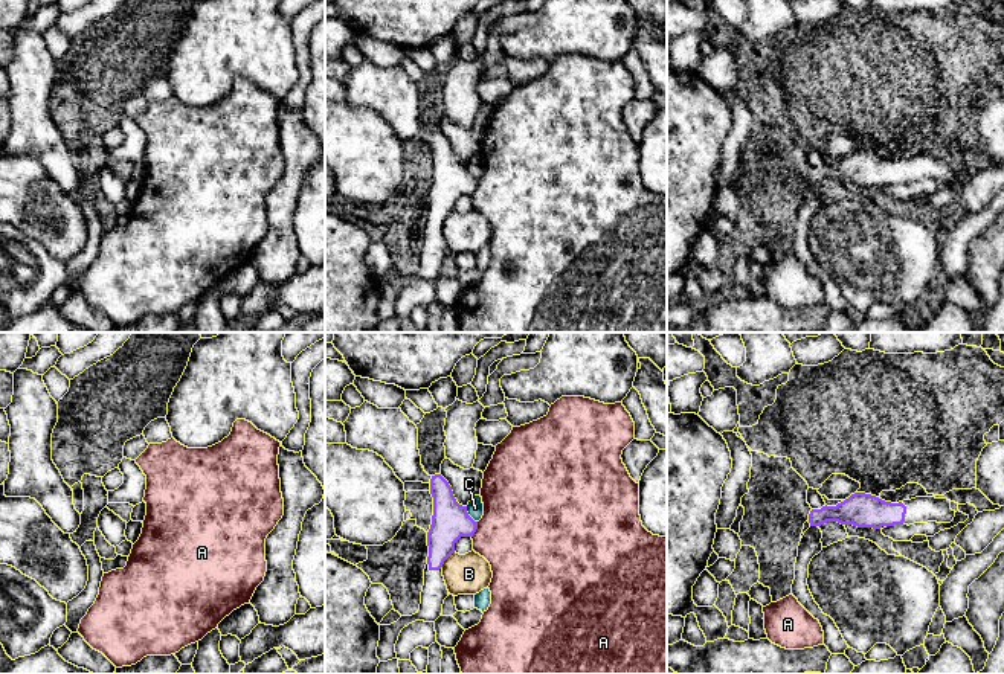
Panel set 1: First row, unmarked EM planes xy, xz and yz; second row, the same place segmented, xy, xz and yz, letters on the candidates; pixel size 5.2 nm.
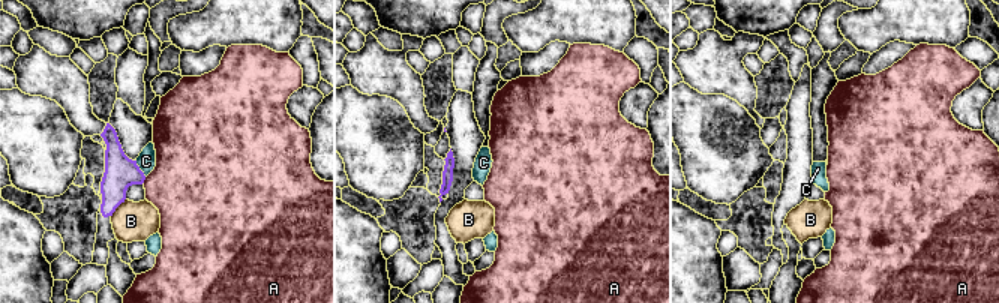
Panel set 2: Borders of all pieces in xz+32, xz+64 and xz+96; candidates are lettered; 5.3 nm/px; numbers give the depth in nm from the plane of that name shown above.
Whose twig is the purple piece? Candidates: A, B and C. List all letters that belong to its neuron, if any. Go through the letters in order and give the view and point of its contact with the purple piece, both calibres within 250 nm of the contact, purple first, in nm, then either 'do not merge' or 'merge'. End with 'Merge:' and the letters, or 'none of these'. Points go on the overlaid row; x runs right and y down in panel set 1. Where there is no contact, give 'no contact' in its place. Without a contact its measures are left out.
A: xz (476, 528) | 200/480 nm | do not merge
B: xz (447, 557) | 200/220 nm | do not merge
C: xz (467, 514) | 200/90 nm | do not merge
Merge: none of these

